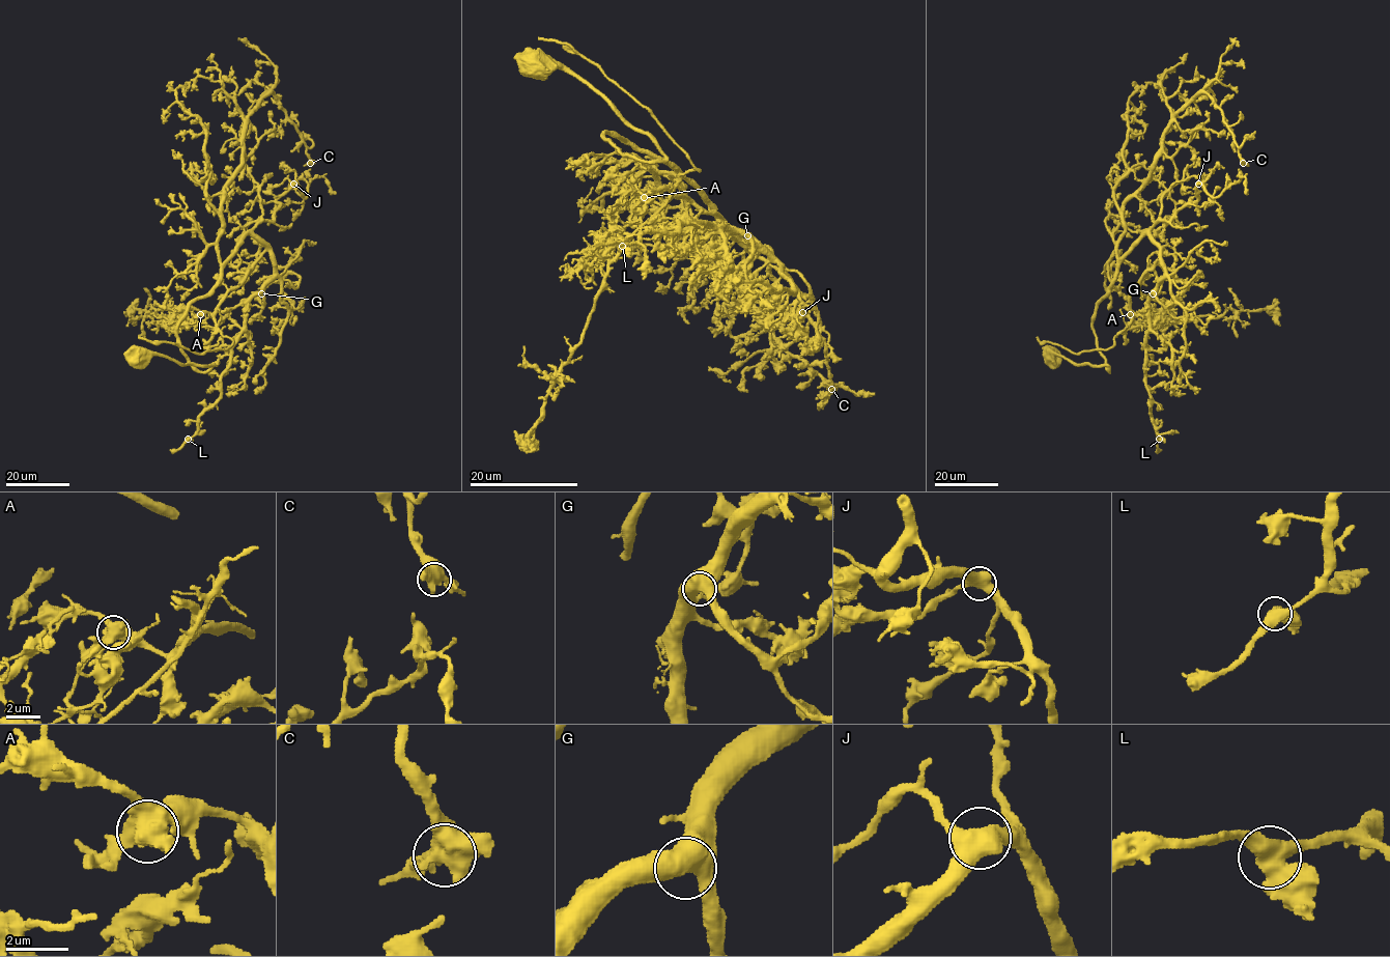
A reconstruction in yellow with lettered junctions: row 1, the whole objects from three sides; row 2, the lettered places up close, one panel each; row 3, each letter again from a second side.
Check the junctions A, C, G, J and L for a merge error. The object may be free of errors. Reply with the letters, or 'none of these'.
A

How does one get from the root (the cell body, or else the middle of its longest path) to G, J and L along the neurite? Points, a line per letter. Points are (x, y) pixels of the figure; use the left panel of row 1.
G: (138, 357), (213, 365), (199, 371), (190, 362), (177, 324), (247, 234), (274, 268), (261, 293)
J: (138, 357), (213, 365), (199, 371), (190, 362), (177, 324), (243, 240), (273, 221), (293, 184)
L: (138, 357), (209, 369), (177, 324), (247, 234), (265, 246), (273, 278), (188, 439)

